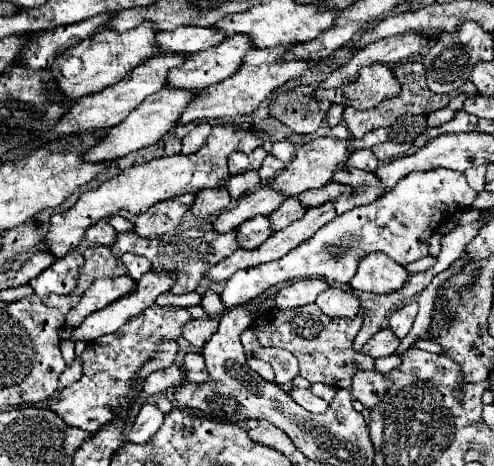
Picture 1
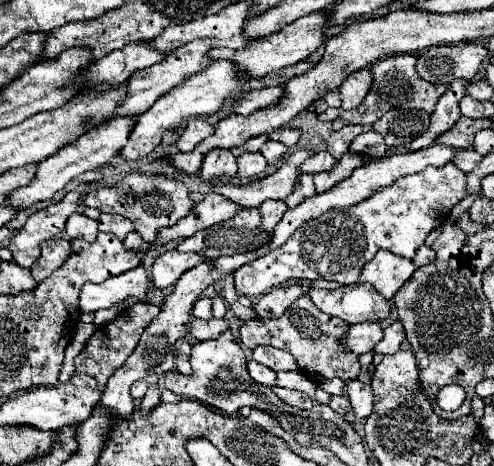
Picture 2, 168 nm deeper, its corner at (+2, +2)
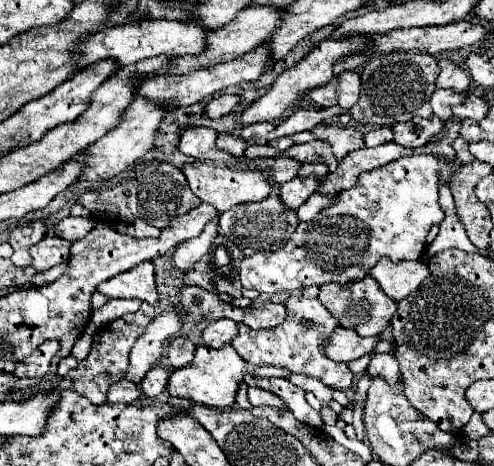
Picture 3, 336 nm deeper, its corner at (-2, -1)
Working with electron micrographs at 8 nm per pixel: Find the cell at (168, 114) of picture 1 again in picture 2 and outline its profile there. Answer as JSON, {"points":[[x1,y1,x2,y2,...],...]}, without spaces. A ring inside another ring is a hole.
{"points":[[135,117,111,119,109,125,101,125,101,129,91,129,89,133,85,133,85,137,77,137,77,141,73,141,73,145,65,145,65,149,61,149,61,153,55,153,53,157,47,157,45,161,37,163,37,177,33,179,33,185,25,185,25,189,17,189,17,193,13,193,13,205,21,205,21,209,27,209,33,203,51,199,73,177,109,163,123,149,125,141,129,137,129,131,133,129,133,123,135,123]]}

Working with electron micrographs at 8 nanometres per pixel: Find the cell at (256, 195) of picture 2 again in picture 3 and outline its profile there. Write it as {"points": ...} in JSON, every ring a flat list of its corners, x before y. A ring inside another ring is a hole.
{"points":[[201,162,201,164,187,164,183,168,183,174,191,186,191,190,203,200,213,204,219,212,225,212,233,206,247,204,247,202,261,202,271,194,271,186,275,184,273,176,267,176,267,172,239,172,231,168,223,168,213,162]]}

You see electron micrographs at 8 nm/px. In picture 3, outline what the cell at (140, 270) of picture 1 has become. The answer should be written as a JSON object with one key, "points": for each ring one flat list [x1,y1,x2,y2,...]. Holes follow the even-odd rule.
{"points":[[137,220,137,224,135,224,135,236,137,238,149,238,149,236,159,236,159,230,157,228,153,228,153,226,149,226,149,224,145,224,143,220]]}

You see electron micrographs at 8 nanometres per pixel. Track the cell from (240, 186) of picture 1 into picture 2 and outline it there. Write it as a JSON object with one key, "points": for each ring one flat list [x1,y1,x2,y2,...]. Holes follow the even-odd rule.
{"points":[[243,153,237,159,237,163,239,163,239,177,241,179,255,177,267,167,267,159,261,153]]}

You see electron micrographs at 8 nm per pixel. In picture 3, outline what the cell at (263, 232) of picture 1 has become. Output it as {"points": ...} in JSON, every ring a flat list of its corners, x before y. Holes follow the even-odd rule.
{"points":[[293,178,291,182,281,184,281,204,285,210,297,210,319,186,319,180,303,180,303,178]]}

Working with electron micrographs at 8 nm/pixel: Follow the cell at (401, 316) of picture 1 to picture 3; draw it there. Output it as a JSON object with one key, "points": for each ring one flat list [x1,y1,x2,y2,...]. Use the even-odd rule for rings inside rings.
{"points":[[389,352,374,354,371,356,367,372,372,378,375,376,385,376,389,380,389,384,393,384,393,380,399,378,399,362]]}

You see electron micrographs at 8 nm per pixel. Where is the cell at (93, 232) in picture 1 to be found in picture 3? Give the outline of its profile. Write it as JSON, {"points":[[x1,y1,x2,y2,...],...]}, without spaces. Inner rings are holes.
{"points":[[63,218,55,228,53,232,59,236,59,238,65,238,69,242,77,242,77,240,83,240,95,226,95,220,93,218]]}

